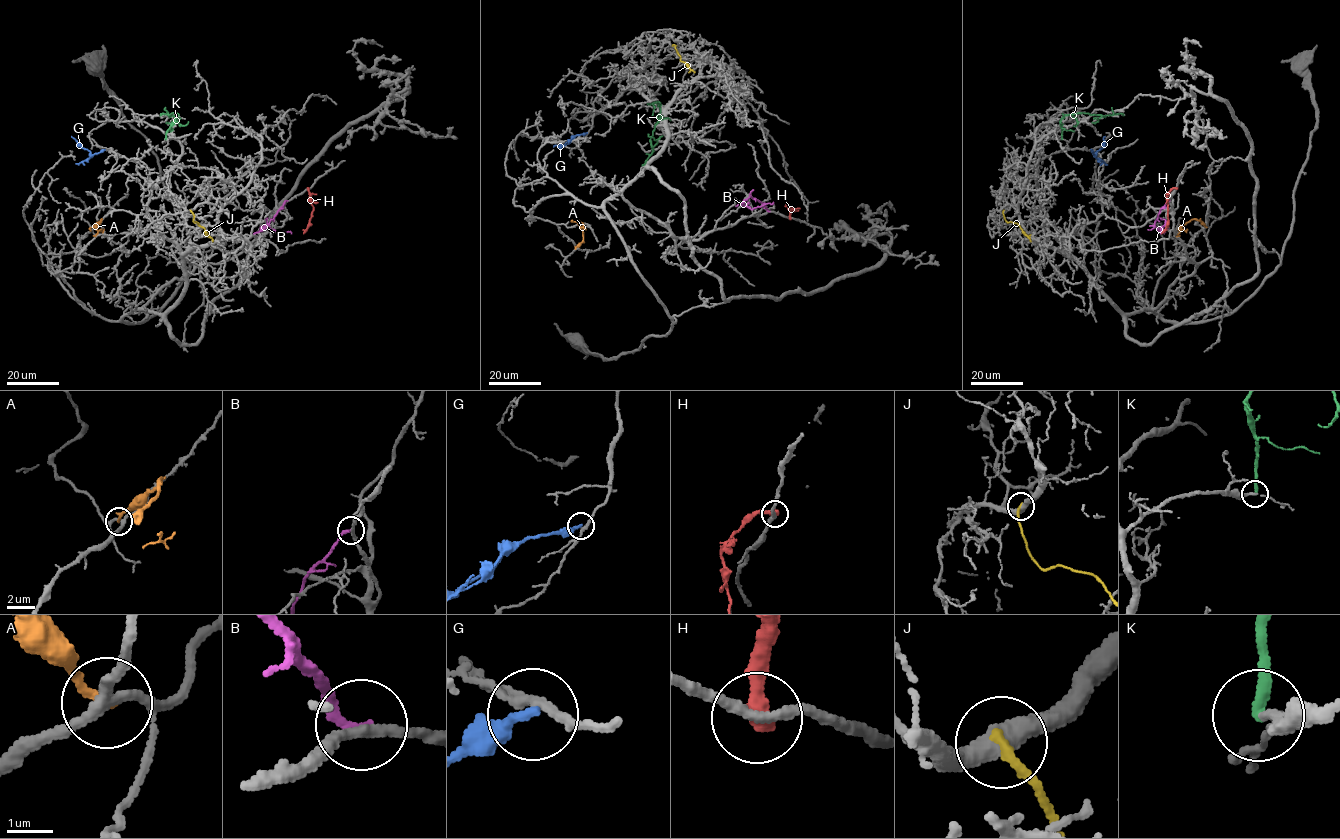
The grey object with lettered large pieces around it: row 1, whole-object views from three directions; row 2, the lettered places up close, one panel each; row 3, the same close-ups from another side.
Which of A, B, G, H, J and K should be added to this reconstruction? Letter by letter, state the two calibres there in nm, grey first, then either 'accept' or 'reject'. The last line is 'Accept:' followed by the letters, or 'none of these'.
A: 220 nm thick on the grey side, 200 nm on the other; reject
B: 240 nm thick on the grey side, 240 nm on the other; reject
G: 180 nm thick on the grey side, 240 nm on the other; reject
H: 240 nm thick on the grey side, 400 nm on the other; reject
J: 440 nm thick on the grey side, 200 nm on the other; reject
K: 170 nm thick on the grey side, 260 nm on the other; accept
Accept: K

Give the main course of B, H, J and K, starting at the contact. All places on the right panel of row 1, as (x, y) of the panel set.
B: (1169, 200), (1159, 211), (1154, 224), (1159, 230), (1163, 226), (1167, 227), (1160, 234)
H: (1176, 188), (1166, 196), (1168, 225), (1161, 234)
J: (1003, 210), (1006, 221), (1018, 224), (1030, 241)
K: (1061, 139), (1060, 120), (1065, 115), (1123, 115)

